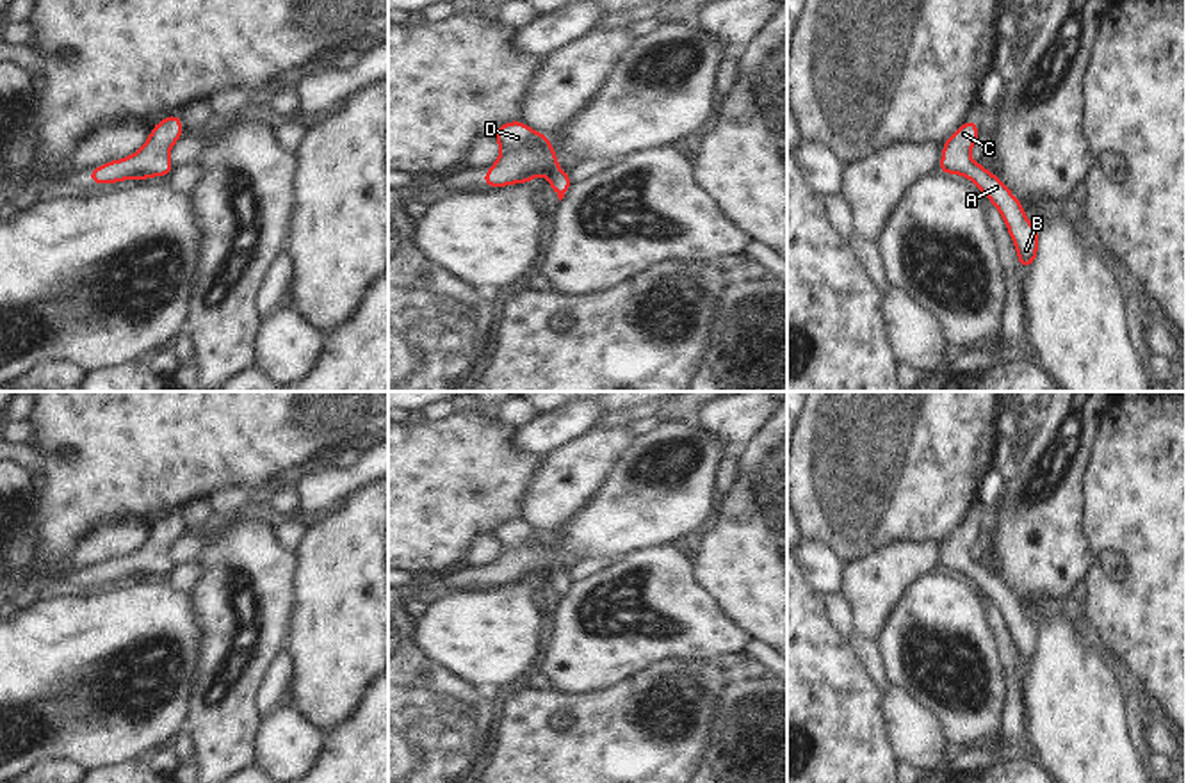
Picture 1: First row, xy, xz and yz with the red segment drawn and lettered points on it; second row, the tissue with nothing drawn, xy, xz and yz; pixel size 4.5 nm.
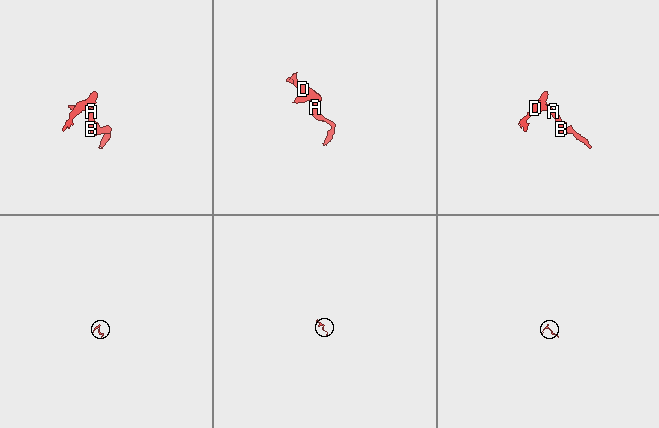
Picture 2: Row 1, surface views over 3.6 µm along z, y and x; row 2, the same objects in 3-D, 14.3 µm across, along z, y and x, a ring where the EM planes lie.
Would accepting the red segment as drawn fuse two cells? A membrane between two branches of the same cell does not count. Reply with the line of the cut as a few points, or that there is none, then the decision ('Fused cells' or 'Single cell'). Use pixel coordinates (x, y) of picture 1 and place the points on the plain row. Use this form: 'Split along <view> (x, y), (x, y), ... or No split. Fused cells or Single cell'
No split. Single cell

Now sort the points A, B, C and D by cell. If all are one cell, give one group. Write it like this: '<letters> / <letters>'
A B C D

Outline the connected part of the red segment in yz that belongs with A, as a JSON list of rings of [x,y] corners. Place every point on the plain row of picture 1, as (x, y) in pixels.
[[[965,520],[946,541],[938,571],[965,573],[1001,610],[1010,635],[1017,646],[1022,667],[1035,662],[1038,650],[1038,626],[1026,618],[1026,610],[1017,594],[983,562],[971,559],[971,546],[978,541],[978,520]]]

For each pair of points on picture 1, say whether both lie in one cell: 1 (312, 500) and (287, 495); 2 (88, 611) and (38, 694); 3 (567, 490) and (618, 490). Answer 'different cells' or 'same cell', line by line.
1: different cells
2: same cell
3: different cells

